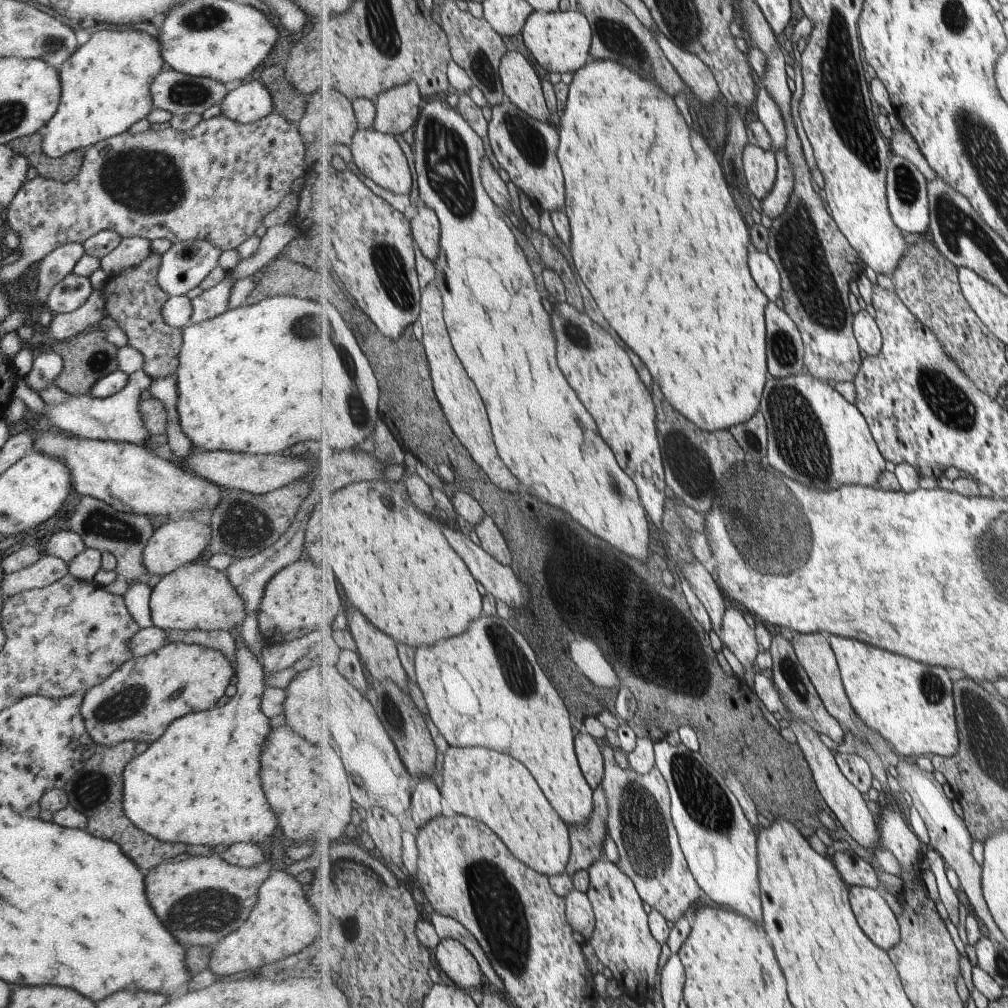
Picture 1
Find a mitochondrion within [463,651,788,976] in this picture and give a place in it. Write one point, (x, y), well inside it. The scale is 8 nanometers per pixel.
(648, 854)

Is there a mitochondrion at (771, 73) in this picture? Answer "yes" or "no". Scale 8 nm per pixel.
no

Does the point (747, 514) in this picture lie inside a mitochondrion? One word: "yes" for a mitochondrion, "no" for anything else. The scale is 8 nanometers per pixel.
yes

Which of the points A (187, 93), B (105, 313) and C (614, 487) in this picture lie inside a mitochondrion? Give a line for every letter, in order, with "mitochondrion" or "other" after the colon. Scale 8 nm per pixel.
A: mitochondrion
B: other
C: mitochondrion

